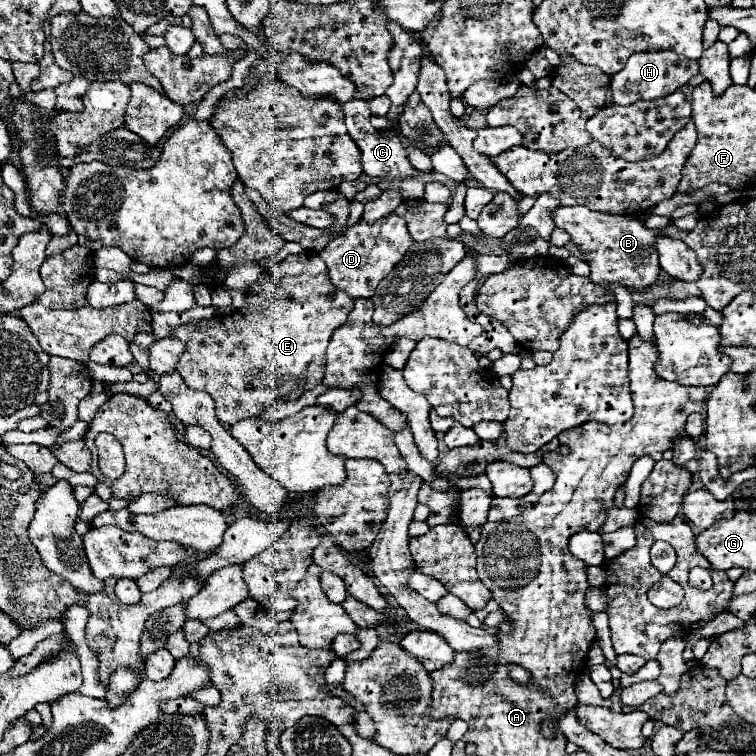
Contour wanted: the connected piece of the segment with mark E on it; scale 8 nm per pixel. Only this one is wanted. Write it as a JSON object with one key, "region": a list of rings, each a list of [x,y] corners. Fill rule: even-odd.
{"region":[[[305,250],[301,254],[289,255],[279,264],[265,268],[257,282],[247,288],[247,304],[241,310],[229,316],[193,320],[173,330],[173,338],[187,344],[187,350],[179,358],[177,372],[191,388],[205,390],[213,396],[217,418],[225,426],[259,416],[273,404],[297,400],[303,392],[313,390],[323,380],[327,344],[333,330],[347,320],[351,308],[353,300],[329,282],[327,266],[317,252]]]}

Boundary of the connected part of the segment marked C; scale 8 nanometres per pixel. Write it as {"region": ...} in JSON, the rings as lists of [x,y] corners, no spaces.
{"region":[[[351,100],[343,104],[345,110],[345,124],[347,124],[347,132],[349,136],[355,140],[355,144],[361,150],[361,164],[363,164],[363,172],[367,176],[379,176],[379,178],[417,178],[421,172],[417,172],[409,160],[407,154],[403,150],[403,138],[401,134],[395,132],[379,132],[369,124],[369,112],[365,110],[365,100]]]}

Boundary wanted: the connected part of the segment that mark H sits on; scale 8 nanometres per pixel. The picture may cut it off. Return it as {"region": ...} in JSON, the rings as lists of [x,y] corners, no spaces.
{"region":[[[635,52],[629,56],[623,70],[619,70],[611,78],[611,94],[615,104],[629,106],[637,100],[653,100],[663,98],[677,90],[679,86],[687,84],[695,74],[699,72],[699,64],[695,60],[689,60],[681,54],[673,52]]]}

